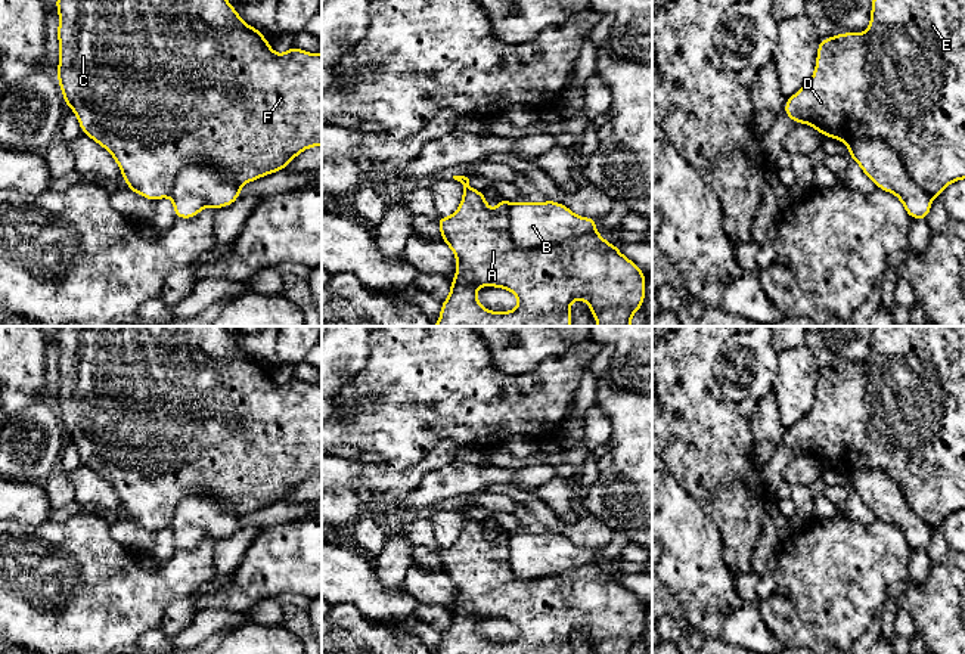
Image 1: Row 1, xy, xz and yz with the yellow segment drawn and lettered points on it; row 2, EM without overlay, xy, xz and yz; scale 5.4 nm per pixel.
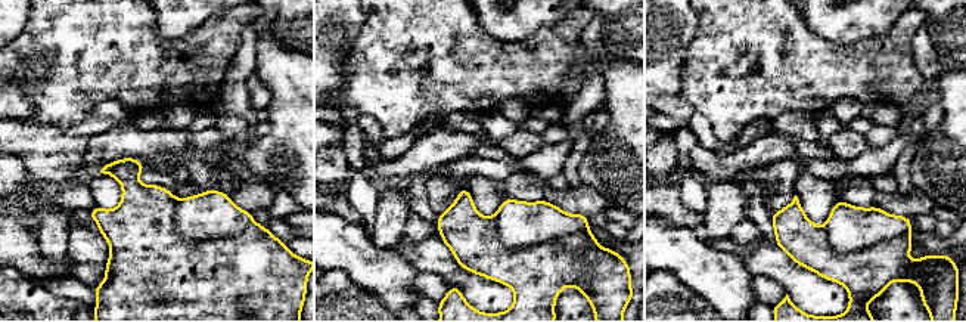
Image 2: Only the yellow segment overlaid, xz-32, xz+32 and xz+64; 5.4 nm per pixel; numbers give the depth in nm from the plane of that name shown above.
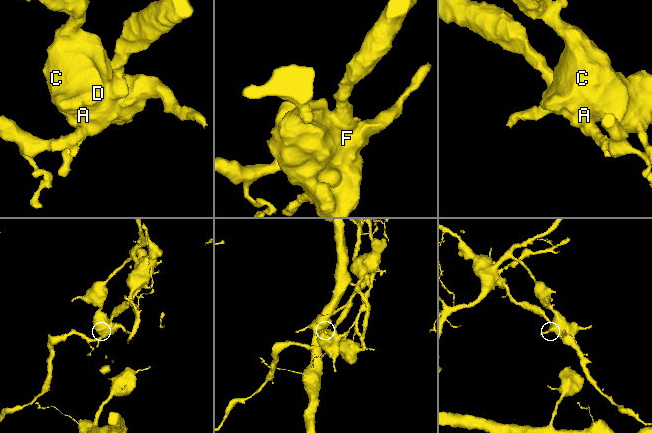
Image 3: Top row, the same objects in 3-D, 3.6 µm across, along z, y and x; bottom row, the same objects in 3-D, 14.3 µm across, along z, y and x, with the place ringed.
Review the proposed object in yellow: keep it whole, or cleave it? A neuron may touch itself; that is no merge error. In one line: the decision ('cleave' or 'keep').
cleave

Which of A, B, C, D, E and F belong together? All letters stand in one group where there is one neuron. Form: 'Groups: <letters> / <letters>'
Groups: A C D E F / B

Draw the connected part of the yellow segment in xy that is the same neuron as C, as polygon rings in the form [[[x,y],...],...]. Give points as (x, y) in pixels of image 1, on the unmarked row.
[[[58,326],[59,396],[56,409],[81,462],[105,478],[117,492],[131,523],[156,533],[170,527],[177,503],[187,495],[215,498],[239,517],[285,500],[302,481],[322,477],[322,384],[308,384],[297,376],[276,385],[260,360],[245,354],[224,326]]]

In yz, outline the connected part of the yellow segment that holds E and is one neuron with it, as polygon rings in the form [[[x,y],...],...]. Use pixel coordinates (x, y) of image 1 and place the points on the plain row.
[[[874,326],[865,363],[819,371],[812,409],[786,430],[784,444],[844,474],[879,469],[900,487],[909,508],[931,527],[965,509],[965,326]]]

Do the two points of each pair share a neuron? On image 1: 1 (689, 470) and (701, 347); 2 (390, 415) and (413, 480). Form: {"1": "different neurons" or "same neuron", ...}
{"1": "same neuron", "2": "different neurons"}

